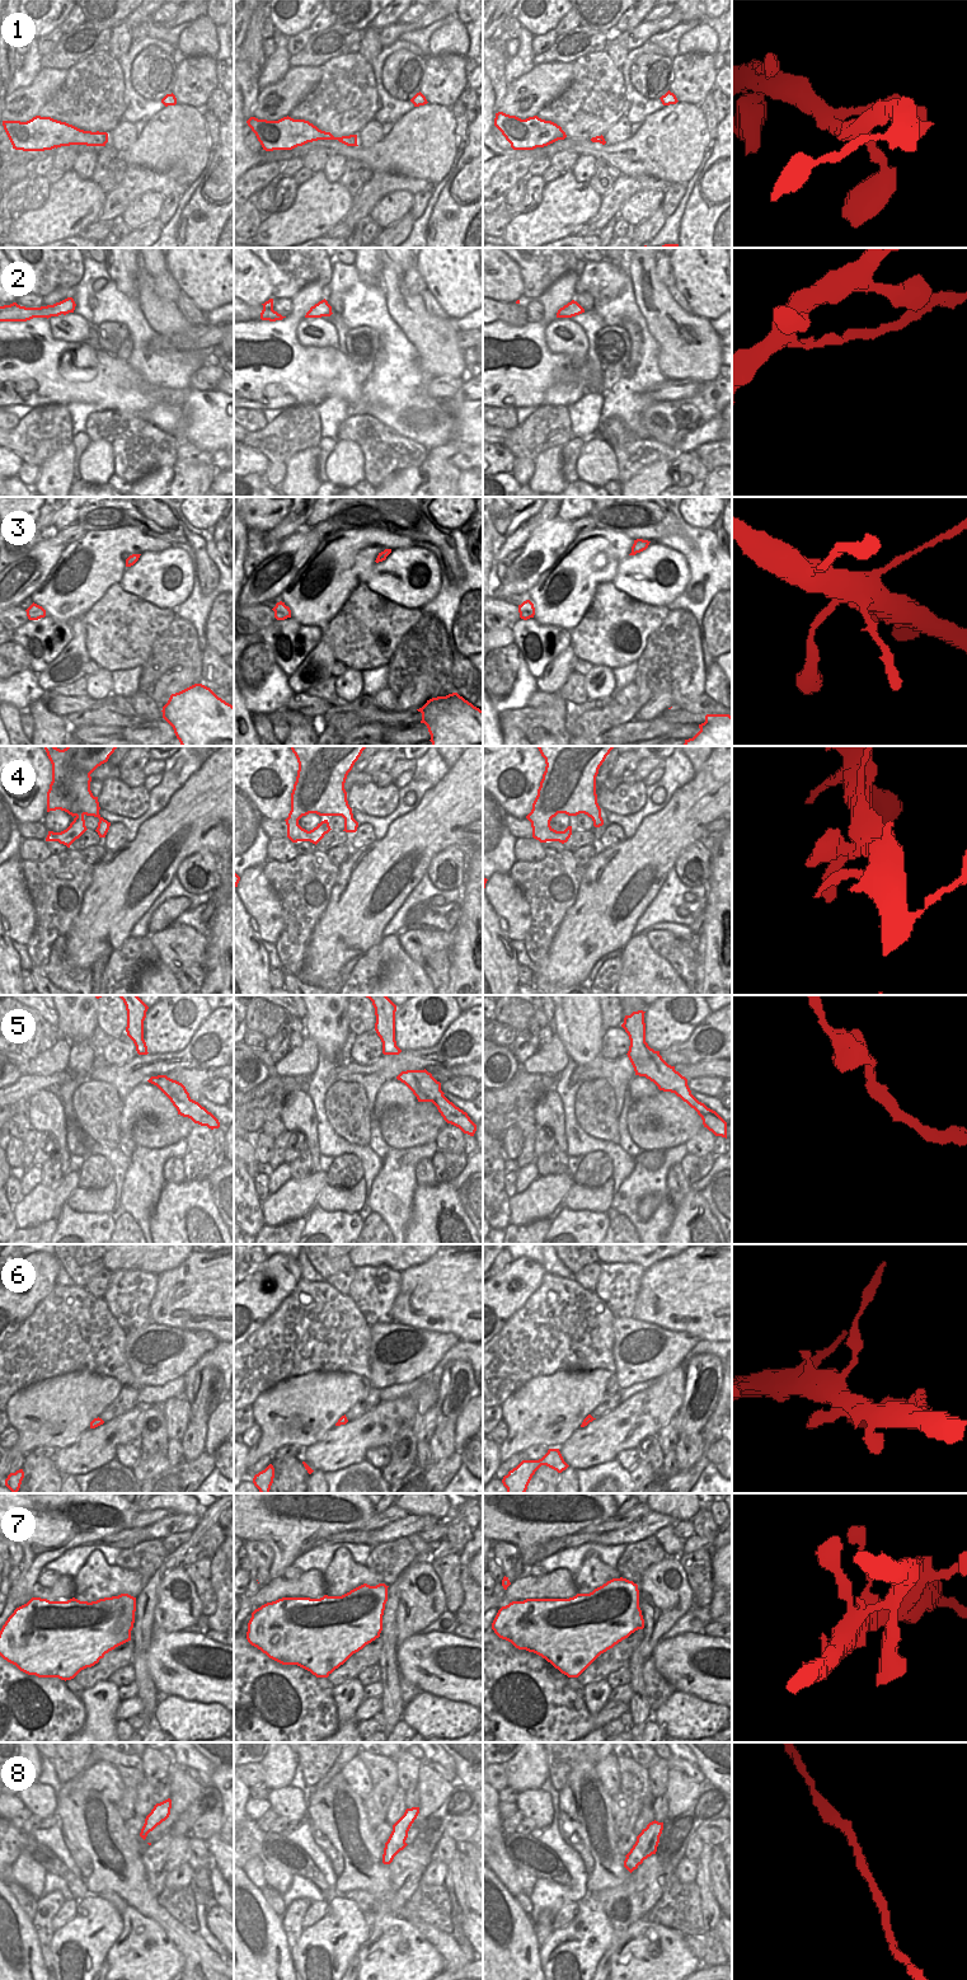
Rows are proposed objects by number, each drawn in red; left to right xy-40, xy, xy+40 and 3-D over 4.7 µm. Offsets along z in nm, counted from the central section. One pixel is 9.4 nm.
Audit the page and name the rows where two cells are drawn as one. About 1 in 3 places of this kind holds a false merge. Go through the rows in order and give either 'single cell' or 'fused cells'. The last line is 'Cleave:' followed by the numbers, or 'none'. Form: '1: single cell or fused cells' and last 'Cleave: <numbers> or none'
1: single cell
2: fused cells
3: fused cells
4: single cell
5: single cell
6: fused cells
7: single cell
8: single cell
Cleave: 2, 3, 6

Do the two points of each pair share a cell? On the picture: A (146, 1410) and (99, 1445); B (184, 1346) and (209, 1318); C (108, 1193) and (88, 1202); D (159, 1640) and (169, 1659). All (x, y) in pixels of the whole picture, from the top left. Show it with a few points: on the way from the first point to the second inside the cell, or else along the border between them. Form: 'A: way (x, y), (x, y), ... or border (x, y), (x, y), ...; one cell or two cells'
A: way (134, 1421), (123, 1430), (109, 1432); one cell
B: border (170, 1326), (207, 1329), (219, 1341); two cells
C: way (103, 1199), (93, 1201); one cell
D: way (163, 1645), (169, 1654); one cell

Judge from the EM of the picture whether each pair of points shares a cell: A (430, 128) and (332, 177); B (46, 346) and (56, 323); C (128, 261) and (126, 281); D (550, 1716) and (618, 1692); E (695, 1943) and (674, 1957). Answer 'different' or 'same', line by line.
A: different
B: different
C: same
D: different
E: different

